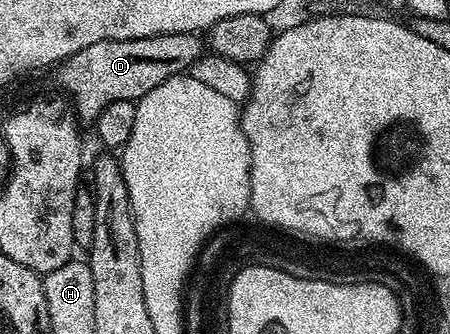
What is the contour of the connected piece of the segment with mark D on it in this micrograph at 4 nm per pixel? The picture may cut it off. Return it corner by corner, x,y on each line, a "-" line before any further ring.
176,33
175,35
159,35
147,39
131,39
130,41
100,41
91,43
91,47
83,47
75,55
60,62
56,66
57,81
65,88
64,96
71,102
71,108
82,122
96,122
97,116
103,111
103,107
112,101
140,101
147,91
155,91
159,83
163,83
172,77
182,76
206,52
207,45
200,41
197,33

